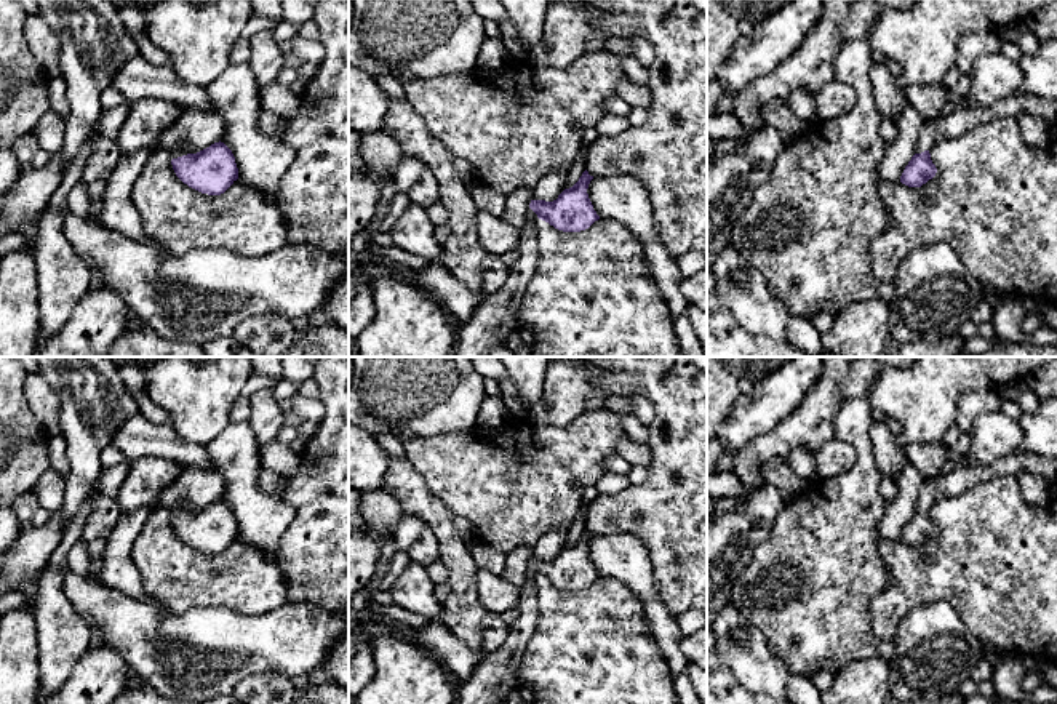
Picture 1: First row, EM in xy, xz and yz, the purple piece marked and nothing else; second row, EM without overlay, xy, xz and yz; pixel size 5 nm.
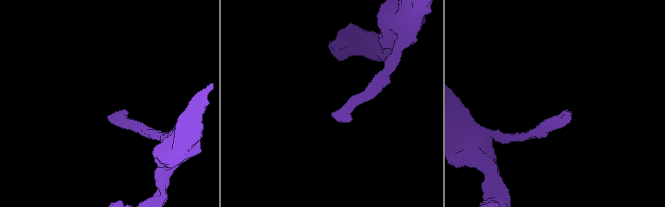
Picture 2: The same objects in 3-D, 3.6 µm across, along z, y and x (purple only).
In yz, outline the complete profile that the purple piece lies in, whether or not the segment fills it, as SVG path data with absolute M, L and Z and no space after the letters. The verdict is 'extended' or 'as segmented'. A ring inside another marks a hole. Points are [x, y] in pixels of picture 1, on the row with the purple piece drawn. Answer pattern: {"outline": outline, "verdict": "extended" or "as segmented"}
{"outline": "M1019 94L1003 99L990 107L975 106L972 109L953 109L947 115L932 120L924 120L916 154L905 166L900 182L908 187L921 187L937 173L931 160L929 150L947 139L956 139L972 128L990 123L1001 117L1017 117L1020 112L1028 112L1043 117L1052 130L1057 130L1057 101L1041 99L1028 94Z", "verdict": "extended"}

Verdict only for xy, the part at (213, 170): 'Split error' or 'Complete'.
Split error

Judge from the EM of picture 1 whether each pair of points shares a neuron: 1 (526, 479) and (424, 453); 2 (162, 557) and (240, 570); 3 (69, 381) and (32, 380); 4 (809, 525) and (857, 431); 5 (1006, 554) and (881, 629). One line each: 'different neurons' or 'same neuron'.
1: same neuron
2: same neuron
3: different neurons
4: same neuron
5: same neuron

